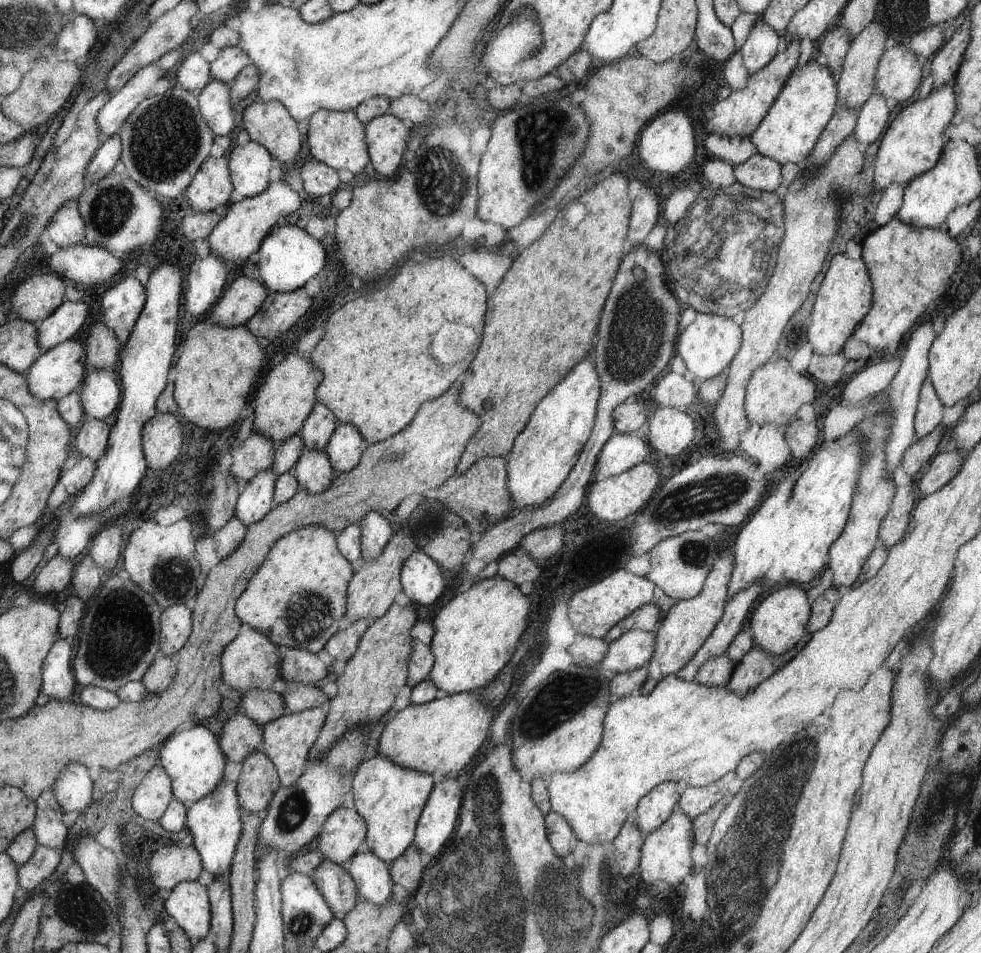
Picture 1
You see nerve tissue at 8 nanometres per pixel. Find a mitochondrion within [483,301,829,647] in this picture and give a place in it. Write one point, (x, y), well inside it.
(715, 494)

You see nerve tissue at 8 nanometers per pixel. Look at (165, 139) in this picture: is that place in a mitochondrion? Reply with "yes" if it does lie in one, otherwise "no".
yes

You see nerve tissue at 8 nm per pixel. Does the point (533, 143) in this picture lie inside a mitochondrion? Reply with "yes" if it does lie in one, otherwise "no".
yes

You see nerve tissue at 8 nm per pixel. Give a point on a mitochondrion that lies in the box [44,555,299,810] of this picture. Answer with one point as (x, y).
(122, 633)

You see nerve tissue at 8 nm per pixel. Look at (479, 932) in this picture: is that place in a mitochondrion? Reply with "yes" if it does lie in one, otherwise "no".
yes

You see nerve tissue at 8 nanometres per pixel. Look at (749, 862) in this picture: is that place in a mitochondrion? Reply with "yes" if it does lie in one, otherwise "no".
yes

